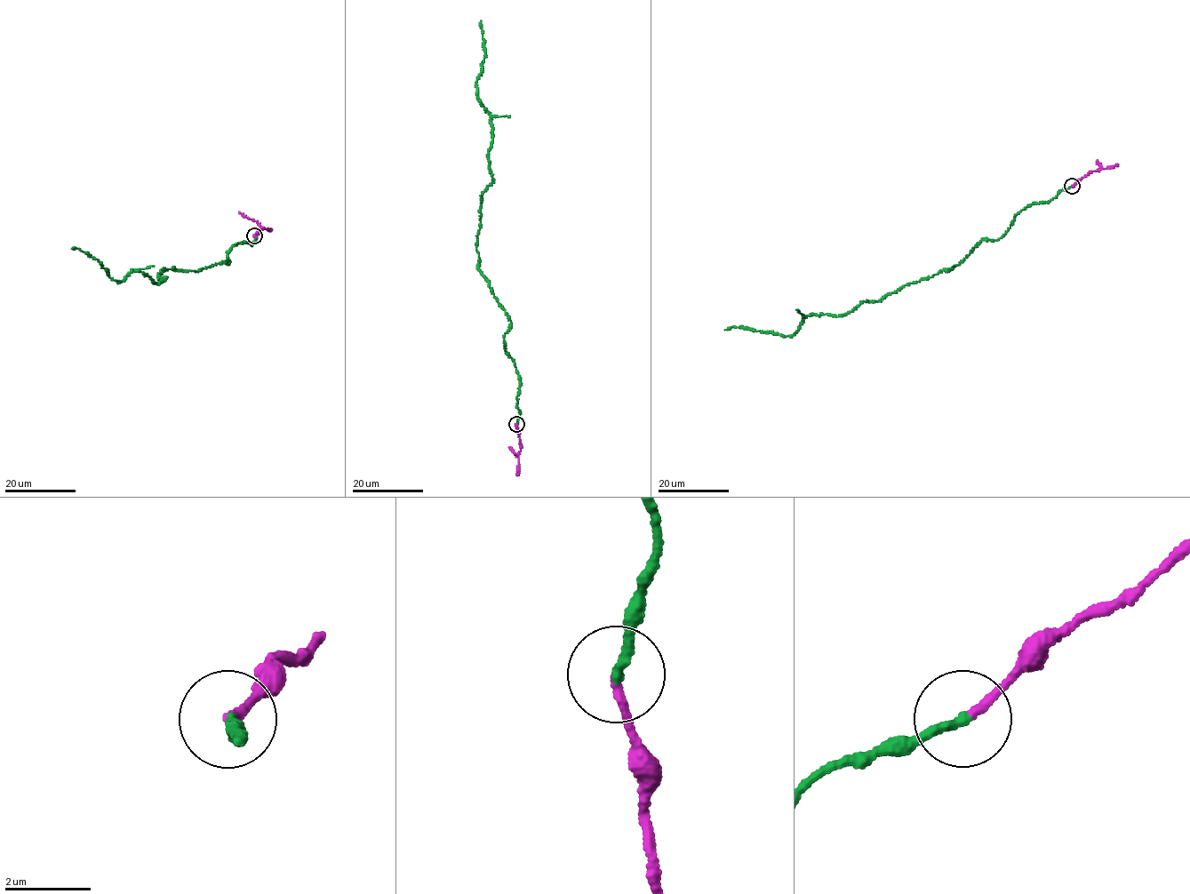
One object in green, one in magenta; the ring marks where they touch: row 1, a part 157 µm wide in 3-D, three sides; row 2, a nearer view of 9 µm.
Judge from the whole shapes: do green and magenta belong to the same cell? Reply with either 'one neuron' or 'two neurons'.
two neurons

